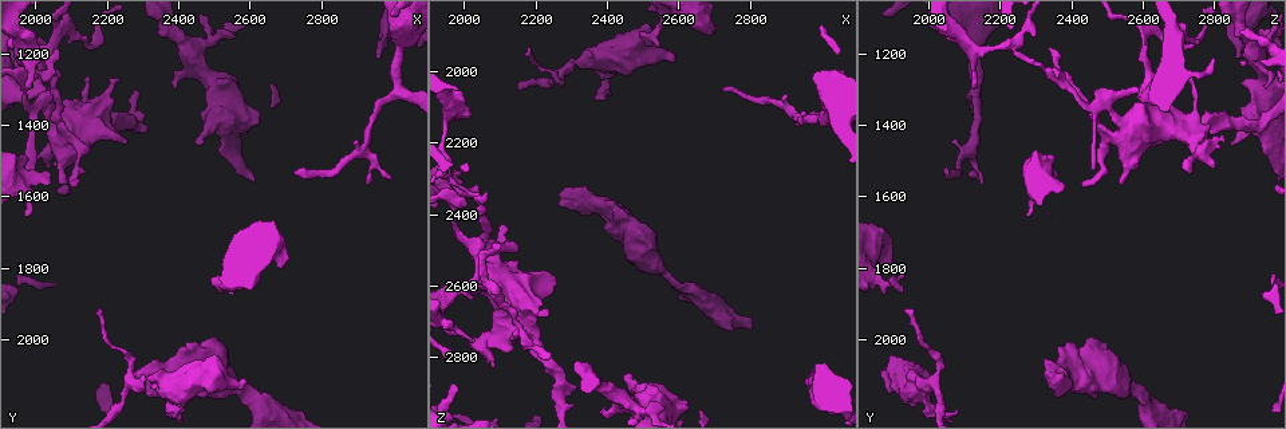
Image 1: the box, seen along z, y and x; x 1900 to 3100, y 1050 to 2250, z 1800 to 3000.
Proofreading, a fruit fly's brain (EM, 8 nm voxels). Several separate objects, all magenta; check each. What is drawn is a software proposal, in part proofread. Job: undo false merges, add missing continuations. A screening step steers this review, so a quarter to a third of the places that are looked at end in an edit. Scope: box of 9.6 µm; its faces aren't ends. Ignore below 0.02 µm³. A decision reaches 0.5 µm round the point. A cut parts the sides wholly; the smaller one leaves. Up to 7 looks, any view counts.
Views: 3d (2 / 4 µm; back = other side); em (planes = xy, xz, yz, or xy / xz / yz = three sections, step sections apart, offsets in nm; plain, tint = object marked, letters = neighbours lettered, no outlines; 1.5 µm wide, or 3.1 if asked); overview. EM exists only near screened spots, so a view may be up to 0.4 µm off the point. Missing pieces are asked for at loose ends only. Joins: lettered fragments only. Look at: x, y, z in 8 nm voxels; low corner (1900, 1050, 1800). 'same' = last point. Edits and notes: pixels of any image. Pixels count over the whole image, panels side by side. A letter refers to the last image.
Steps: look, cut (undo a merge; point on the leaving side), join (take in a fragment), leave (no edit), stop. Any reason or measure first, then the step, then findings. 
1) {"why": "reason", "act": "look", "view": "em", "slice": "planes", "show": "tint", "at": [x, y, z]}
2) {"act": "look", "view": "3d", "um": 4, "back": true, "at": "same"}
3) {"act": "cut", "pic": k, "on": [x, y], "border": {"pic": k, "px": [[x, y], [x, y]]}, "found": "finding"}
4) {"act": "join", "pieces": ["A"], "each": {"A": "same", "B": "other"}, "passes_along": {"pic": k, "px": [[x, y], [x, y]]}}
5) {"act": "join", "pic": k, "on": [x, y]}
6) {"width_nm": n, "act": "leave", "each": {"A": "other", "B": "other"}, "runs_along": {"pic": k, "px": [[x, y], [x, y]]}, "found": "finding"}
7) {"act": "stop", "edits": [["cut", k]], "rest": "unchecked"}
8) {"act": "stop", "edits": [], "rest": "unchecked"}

{"why": "tapers out", "act": "look", "view": "em", "slice": "planes", "show": "letters", "at": [2050, 1190, 2340]}

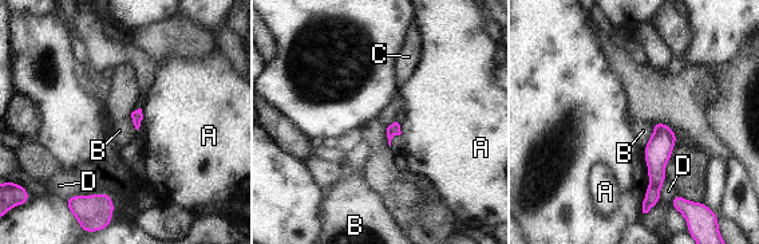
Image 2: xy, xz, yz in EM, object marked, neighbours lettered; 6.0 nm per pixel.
{"act": "cut", "pic": 2, "on": [659, 149], "each": {"A": "other", "B": "other", "C": "other", "D": "other"}, "border": {"pic": 2, "px": [[651, 184], [659, 187]]}, "found": "a second neuron is stuck on"}

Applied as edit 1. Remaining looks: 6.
{"why": "redraw", "act": "look", "view": "overview"}

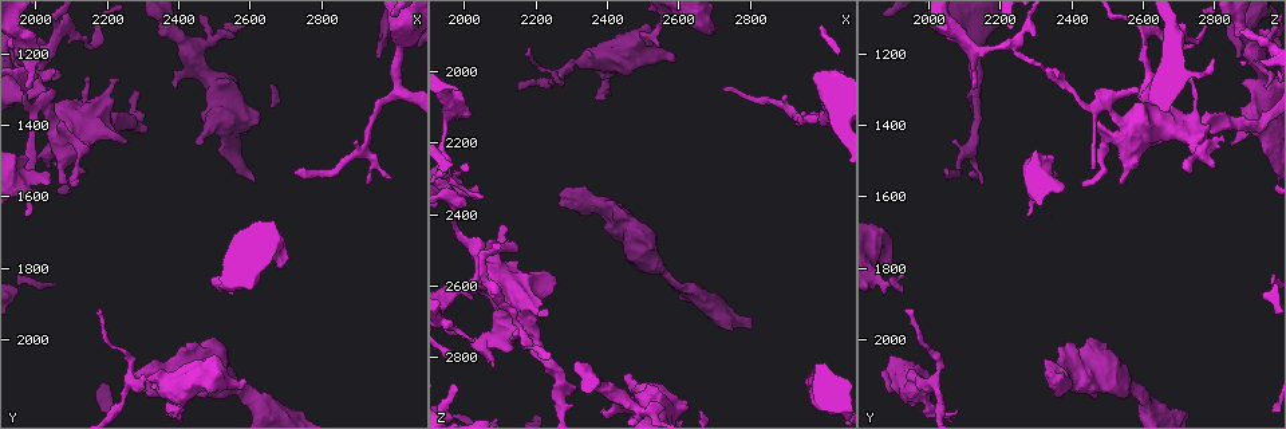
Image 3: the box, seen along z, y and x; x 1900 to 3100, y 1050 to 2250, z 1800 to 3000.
{"why": "free end", "act": "look", "view": "em", "slice": "planes", "show": "letters", "at": [2080, 1390, 2470]}

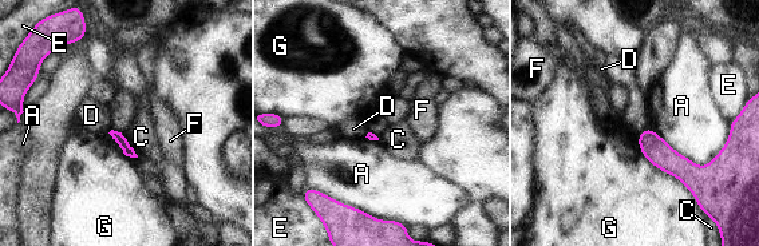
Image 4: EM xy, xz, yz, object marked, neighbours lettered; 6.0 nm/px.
{"act": "leave", "each": {"A": "other", "C": "other", "D": "other", "E": "other", "F": "other", "G": "other"}, "runs_along": {"pic": 4, "px": [[641, 138], [684, 170], [707, 169]]}, "found": "no lettered fragment goes on from it"}

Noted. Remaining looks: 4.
{"why": "an open end", "act": "look", "view": "em", "slice": "planes", "show": "letters", "at": [2230, 1270, 2670]}

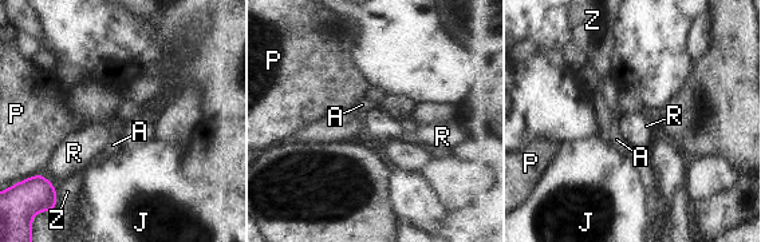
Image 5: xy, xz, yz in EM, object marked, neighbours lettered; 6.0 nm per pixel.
{"act": "leave", "each": {"A": "other", "J": "other", "P": "other", "R": "other", "Z": "other"}, "border": {"pic": 5, "px": [[42, 173], [55, 186]]}, "found": "none of them fits"}

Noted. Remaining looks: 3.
{"act": "stop", "edits": [["cut", 2]], "rest": "unchecked"}

